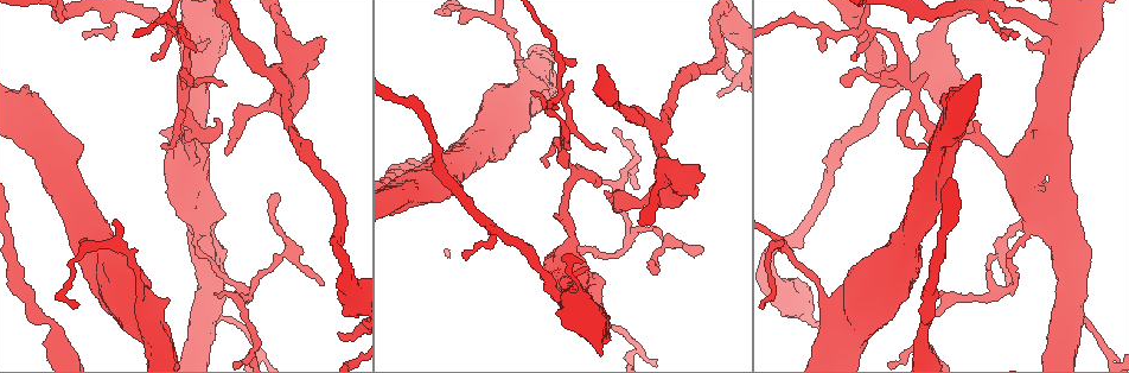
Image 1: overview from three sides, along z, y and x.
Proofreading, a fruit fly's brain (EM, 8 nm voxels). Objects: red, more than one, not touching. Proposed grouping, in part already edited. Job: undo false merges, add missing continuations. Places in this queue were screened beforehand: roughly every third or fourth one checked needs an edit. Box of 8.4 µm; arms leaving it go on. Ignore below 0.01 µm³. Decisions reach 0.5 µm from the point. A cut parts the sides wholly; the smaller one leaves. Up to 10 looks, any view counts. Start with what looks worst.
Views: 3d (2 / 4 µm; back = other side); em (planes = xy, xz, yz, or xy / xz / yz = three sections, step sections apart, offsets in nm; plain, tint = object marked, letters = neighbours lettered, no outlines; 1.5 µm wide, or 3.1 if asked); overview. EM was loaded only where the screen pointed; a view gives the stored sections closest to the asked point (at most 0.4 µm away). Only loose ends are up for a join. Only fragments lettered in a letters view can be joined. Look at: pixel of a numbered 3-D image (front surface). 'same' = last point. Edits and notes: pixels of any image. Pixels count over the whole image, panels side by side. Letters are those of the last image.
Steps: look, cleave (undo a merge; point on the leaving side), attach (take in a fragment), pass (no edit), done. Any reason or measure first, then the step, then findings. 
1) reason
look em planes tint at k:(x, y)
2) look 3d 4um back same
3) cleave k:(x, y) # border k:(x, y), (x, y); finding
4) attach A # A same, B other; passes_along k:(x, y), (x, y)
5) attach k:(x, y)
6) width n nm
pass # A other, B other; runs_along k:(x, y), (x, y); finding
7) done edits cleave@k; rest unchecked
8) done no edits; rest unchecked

branch stops here
look 3d 2um at 1:(191, 81)

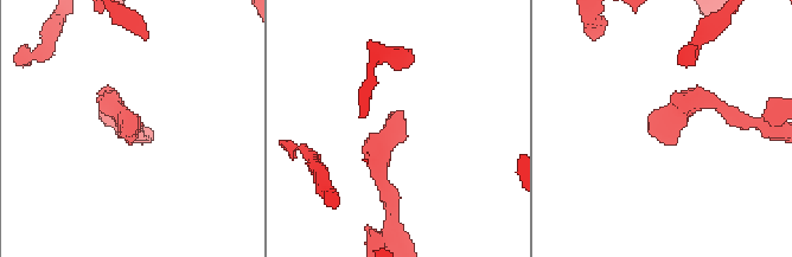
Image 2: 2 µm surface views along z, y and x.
look em planes tint at 2:(136, 130)

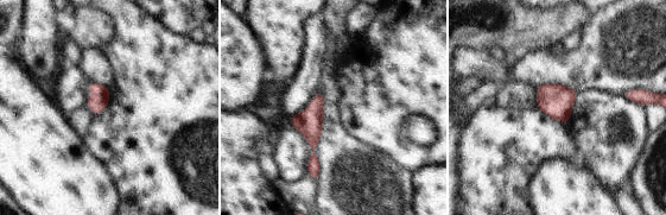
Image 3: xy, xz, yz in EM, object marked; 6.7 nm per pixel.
look em planes letters same

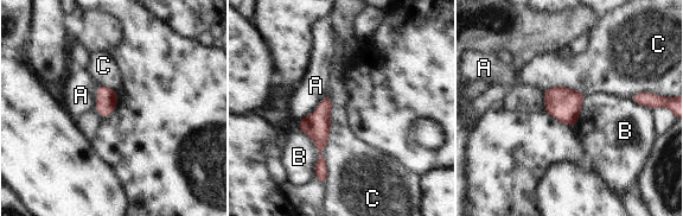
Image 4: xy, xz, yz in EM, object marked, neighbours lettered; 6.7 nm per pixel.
pass # A other, B other, C other; border 4:(301, 131), (318, 151), (316, 176); no lettered fragment goes on from it

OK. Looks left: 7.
an open end
look 3d 2um at 1:(1028, 41)

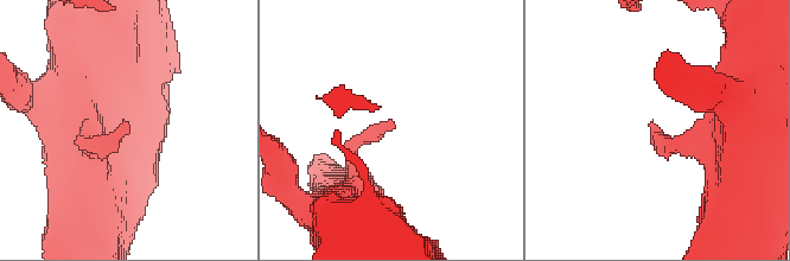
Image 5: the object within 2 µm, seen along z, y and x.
need the tissue
look em xy step 8 tint at 5:(652, 125)

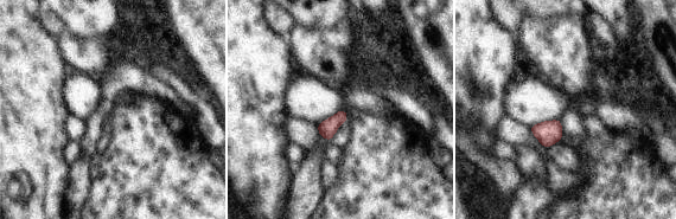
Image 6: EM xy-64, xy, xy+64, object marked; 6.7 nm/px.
look em xz step 8 letters same

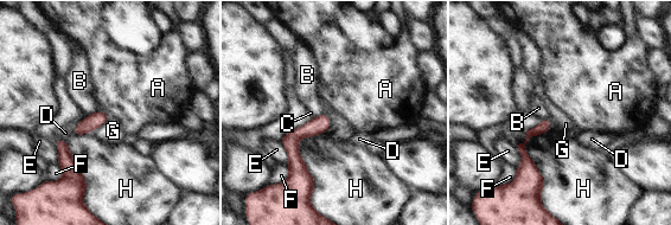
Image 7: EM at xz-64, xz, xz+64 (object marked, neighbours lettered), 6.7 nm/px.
pass # A other, B other, C other, D other, E other, F other, G other, H other; runs_along 7:(324, 117), (294, 140), (305, 174); no lettered fragment goes on from it

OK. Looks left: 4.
thin end
look 3d 2um at 1:(215, 293)

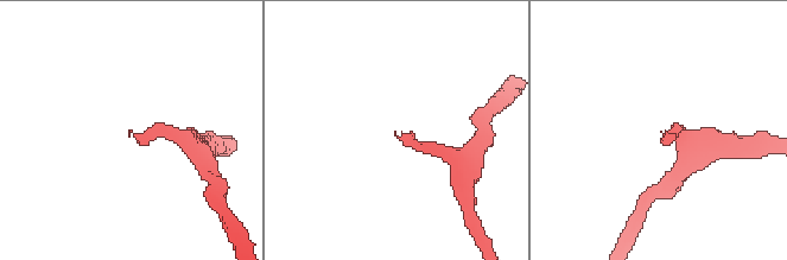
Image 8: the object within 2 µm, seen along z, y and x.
need the tissue
look em planes letters at 8:(401, 139)

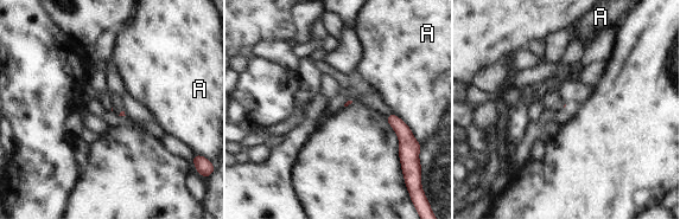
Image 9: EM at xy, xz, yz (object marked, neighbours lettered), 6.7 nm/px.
pass # A other; border 9:(393, 113), (407, 126), (414, 137); none of them fits

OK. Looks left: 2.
look em yz step 4 tint at 1:(664, 239)

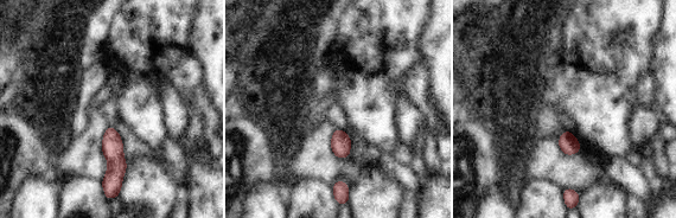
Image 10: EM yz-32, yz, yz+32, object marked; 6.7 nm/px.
look em planes letters same

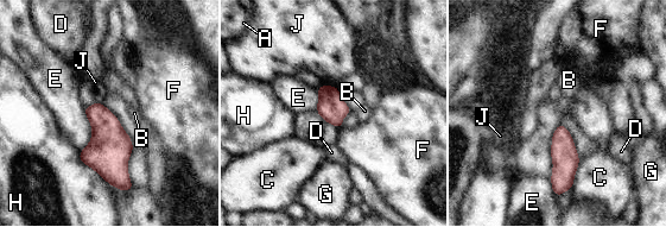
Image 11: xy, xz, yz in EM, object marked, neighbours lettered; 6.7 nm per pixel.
pass # A other, B other, C other, D other, E other, F other, G other, H other, J other; border 11:(84, 108), (92, 139), (81, 151); one neuron here

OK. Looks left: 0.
done no edits; rest unchecked

